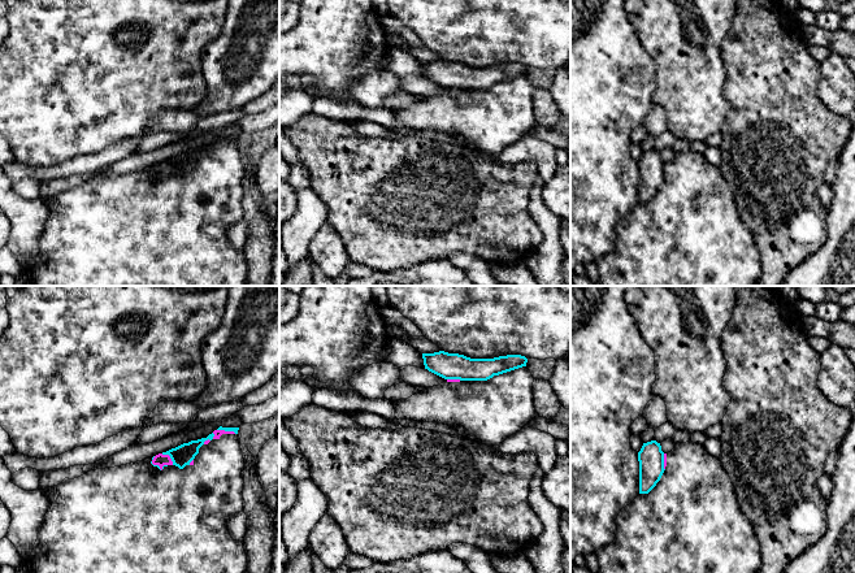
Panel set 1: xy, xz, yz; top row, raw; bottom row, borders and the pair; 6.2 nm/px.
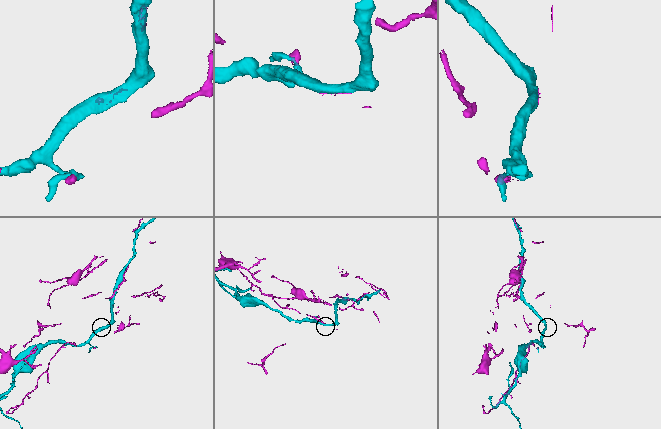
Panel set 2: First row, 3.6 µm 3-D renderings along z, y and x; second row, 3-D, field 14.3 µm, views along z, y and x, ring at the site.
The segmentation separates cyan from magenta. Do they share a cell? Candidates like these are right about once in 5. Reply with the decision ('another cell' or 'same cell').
another cell

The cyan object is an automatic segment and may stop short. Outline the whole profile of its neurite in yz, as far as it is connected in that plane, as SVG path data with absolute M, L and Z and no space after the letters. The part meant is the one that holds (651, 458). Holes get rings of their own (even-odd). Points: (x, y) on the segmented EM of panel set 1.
M651 440L643 443L638 452L639 494L648 494L664 473L664 452L660 443Z

